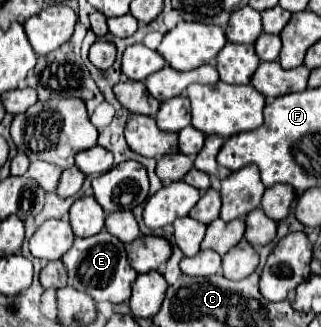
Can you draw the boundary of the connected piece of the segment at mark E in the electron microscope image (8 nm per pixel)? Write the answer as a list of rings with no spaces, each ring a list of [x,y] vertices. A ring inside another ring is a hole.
[[[106,230],[90,238],[76,238],[74,246],[62,256],[62,260],[66,264],[70,284],[76,290],[92,296],[96,302],[108,300],[112,304],[120,304],[130,298],[130,284],[136,278],[136,270],[128,264],[124,244]]]

